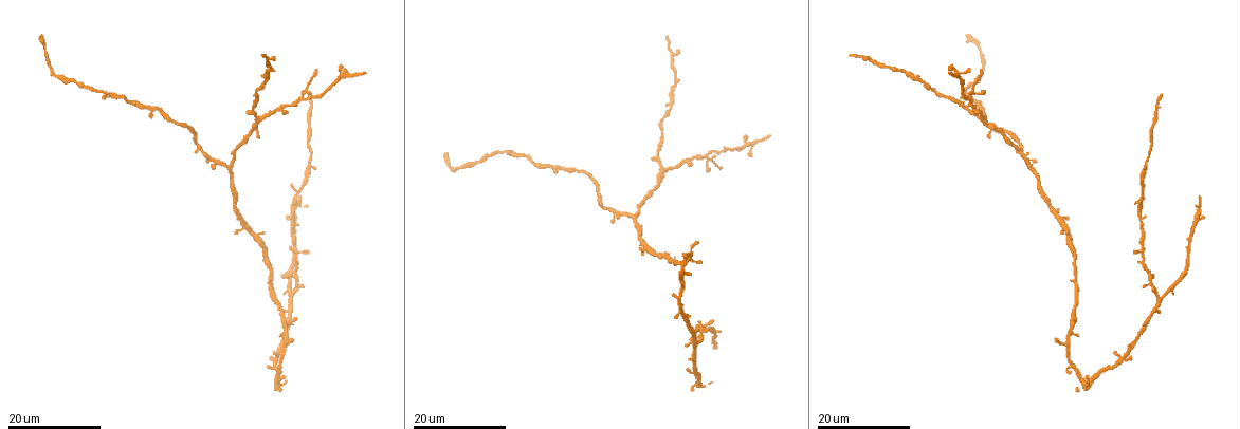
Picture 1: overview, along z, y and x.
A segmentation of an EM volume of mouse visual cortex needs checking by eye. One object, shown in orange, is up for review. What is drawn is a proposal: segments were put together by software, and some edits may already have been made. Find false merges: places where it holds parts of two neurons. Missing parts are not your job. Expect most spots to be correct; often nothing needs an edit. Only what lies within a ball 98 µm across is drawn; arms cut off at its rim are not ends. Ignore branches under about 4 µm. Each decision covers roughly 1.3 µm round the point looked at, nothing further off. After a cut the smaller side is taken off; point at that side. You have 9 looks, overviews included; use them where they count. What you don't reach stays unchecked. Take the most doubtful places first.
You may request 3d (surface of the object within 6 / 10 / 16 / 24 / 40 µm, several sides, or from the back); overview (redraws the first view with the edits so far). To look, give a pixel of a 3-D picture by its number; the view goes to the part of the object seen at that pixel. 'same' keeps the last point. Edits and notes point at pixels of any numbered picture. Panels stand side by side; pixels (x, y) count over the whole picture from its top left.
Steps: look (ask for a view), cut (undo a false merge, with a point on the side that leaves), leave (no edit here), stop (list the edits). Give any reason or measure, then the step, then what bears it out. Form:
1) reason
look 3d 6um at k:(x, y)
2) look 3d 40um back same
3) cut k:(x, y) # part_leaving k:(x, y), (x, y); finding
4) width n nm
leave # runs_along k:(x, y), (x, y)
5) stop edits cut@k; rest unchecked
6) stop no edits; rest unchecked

thin arm on a thick one
look 3d 24um at 1:(708, 161)

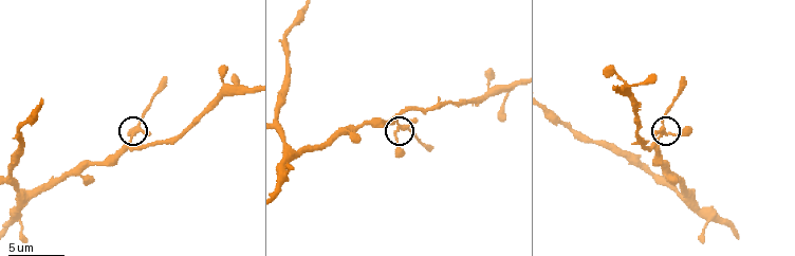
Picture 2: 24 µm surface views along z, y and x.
look 3d 6um at 2:(400, 127)

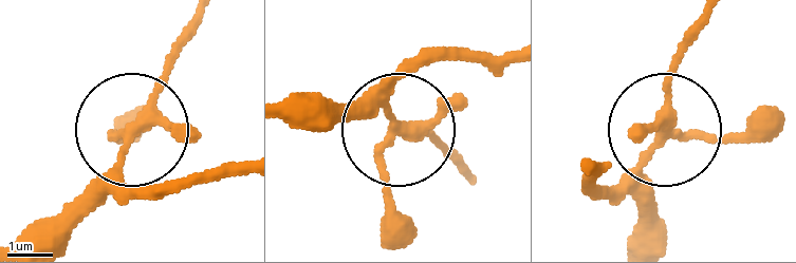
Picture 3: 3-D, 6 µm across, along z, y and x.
leave # runs_along 3:(288, 113), (393, 117), (398, 135), (378, 170), (390, 245); continuous, no second neuron

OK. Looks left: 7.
look 3d 10um at 2:(24, 193)

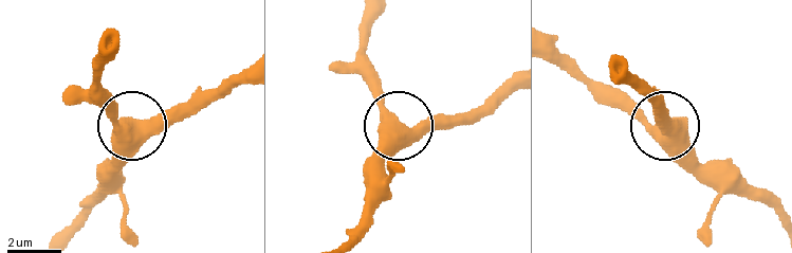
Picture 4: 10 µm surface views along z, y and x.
leave # all the same neuron

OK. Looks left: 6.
looks like a crossing
look 3d 24um at 1:(295, 251)

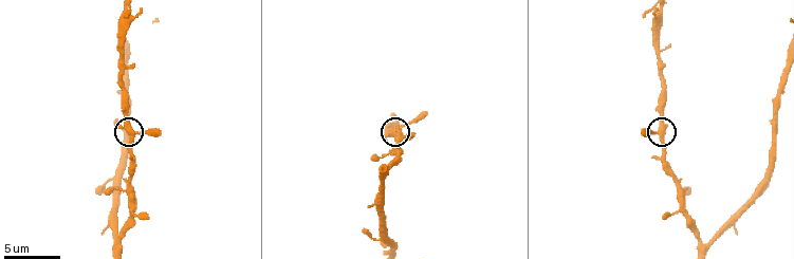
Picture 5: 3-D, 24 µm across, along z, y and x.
zoom in
look 3d 6um at 5:(660, 129)

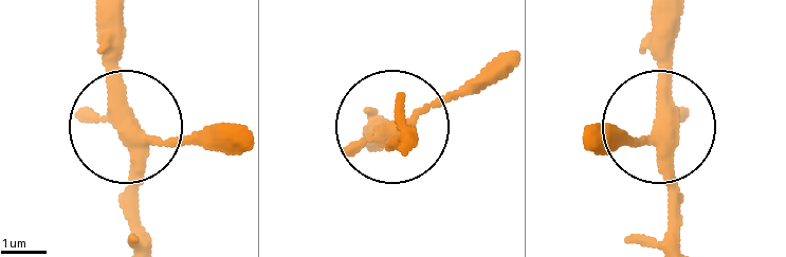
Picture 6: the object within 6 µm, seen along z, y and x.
leave # runs_along 6:(677, 242), (665, 132), (586, 141); all the same neuron

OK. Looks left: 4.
branch point
look 3d 24um at 1:(231, 165)

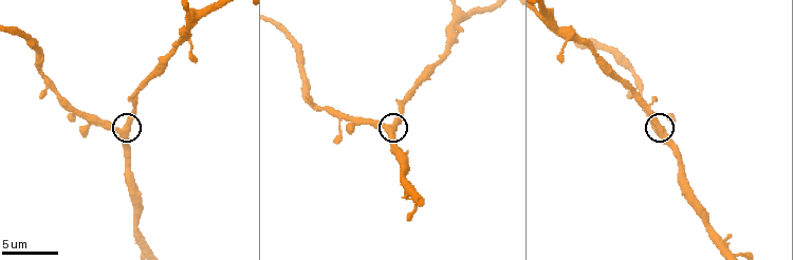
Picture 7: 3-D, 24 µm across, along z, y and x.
look 3d 10um at 7:(389, 124)

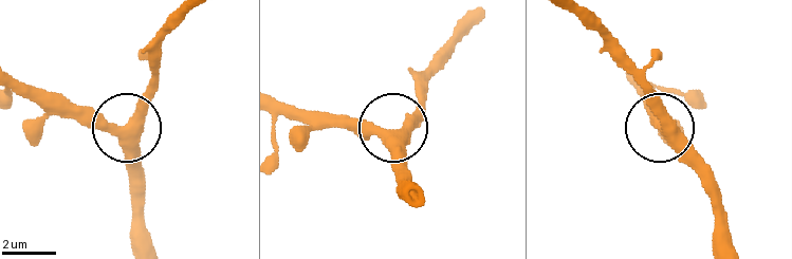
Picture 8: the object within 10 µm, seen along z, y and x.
arms 3
leave # one neuron here

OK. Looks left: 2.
stop no edits; rest unchecked

